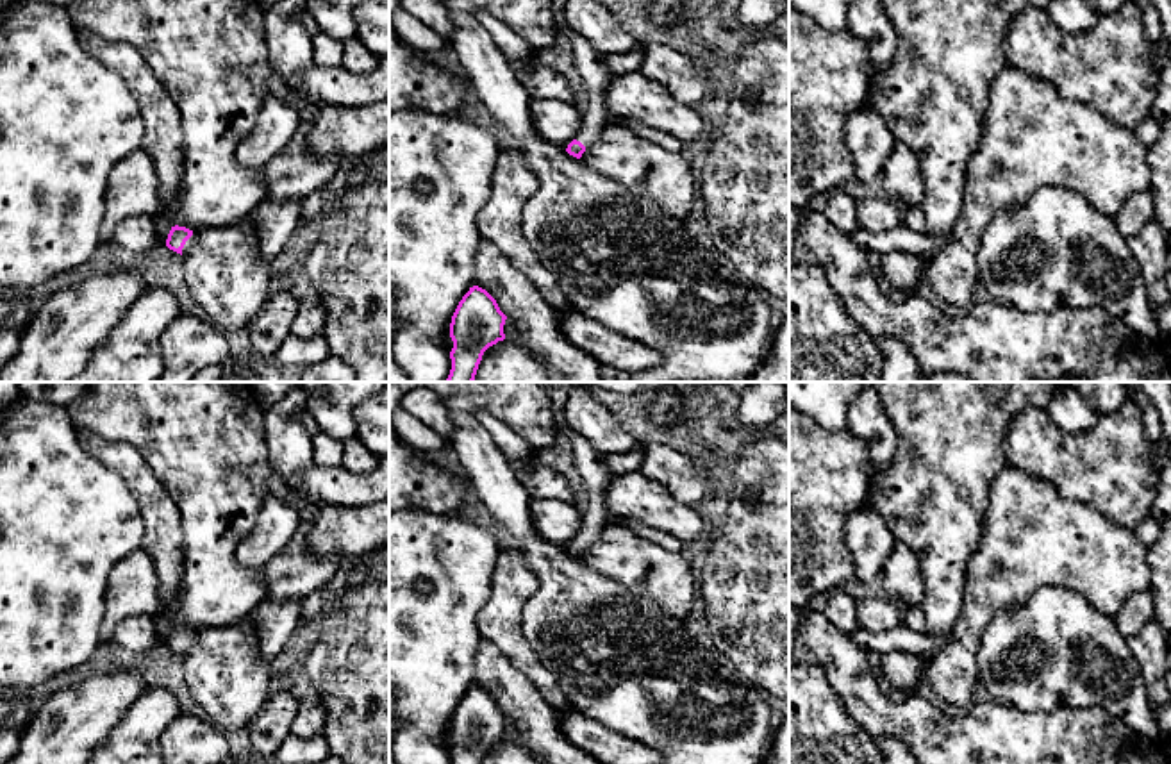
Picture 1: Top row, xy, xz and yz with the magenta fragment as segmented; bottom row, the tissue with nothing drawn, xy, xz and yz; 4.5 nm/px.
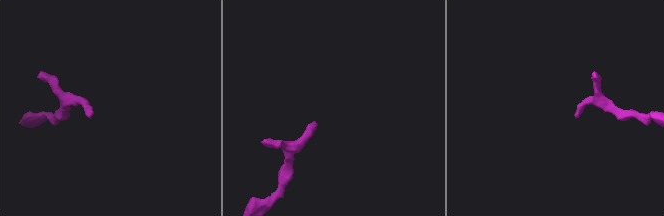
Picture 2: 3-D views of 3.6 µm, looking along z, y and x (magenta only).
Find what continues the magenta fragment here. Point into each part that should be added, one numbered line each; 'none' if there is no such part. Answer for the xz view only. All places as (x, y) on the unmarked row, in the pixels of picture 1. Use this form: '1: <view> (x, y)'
1: xz (591, 465)

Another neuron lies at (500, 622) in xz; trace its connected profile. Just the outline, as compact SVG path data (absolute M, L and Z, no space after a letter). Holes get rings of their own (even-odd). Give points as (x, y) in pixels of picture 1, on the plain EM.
M502 550L491 575L489 600L478 612L477 623L482 639L493 643L534 684L548 705L562 710L568 707L566 696L523 635L523 605L537 587L539 580L521 552Z

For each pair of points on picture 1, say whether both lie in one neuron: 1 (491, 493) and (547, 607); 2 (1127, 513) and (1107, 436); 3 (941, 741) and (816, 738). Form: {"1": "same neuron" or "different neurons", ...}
{"1": "same neuron", "2": "same neuron", "3": "different neurons"}

